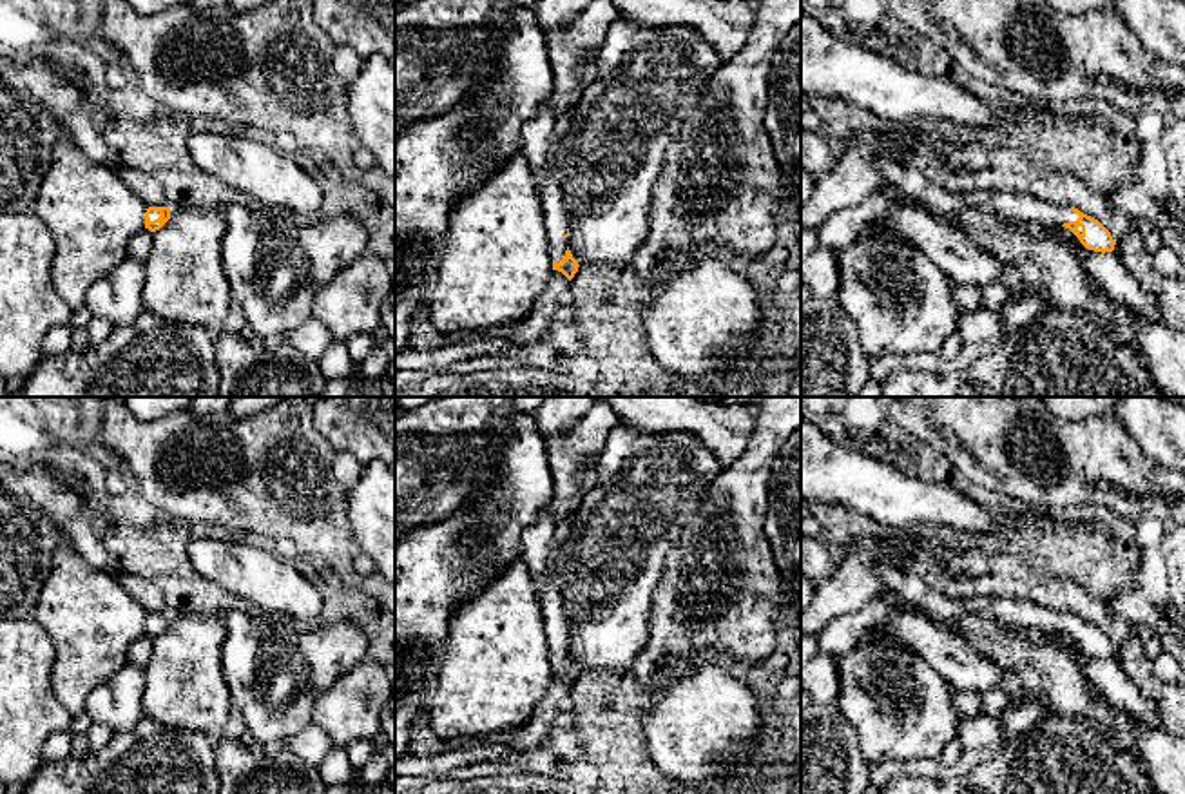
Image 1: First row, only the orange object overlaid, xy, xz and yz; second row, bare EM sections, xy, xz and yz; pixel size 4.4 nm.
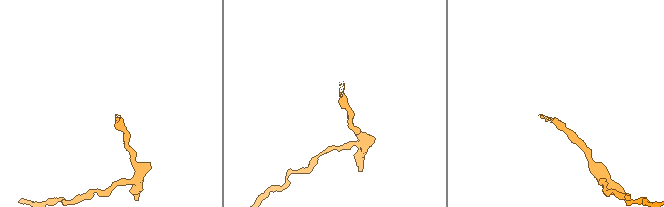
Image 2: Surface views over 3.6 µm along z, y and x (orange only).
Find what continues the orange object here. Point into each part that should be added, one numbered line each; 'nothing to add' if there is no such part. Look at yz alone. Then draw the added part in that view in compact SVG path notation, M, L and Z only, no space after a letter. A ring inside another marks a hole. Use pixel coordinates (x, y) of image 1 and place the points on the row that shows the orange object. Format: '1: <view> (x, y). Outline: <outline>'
1: yz (939, 202). Outline: M879 160L882 187L893 189L917 207L926 208L935 219L953 216L962 208L991 210L1009 221L1040 225L1064 225L1080 216L1071 207L1056 207L1033 196L1004 190L951 192L931 183L917 169L890 160Z

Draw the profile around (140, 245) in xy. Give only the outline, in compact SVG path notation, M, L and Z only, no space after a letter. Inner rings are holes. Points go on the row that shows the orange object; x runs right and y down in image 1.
M141 228L130 241L127 248L127 256L134 261L143 263L152 248L152 232L149 228Z

